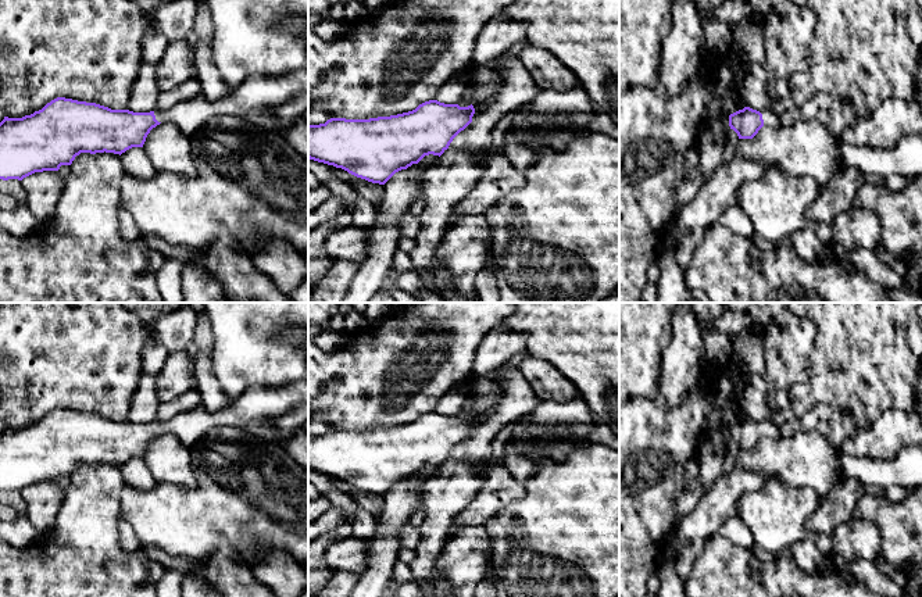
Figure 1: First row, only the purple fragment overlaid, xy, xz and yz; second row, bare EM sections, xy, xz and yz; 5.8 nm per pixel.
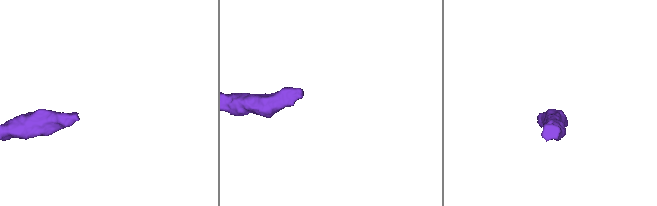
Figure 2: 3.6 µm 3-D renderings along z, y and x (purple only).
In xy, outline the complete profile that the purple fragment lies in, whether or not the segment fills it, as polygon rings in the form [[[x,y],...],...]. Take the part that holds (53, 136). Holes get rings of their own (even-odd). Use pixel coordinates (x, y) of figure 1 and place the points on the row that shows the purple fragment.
[[[308,46],[305,51],[307,65],[301,69],[287,72],[285,75],[251,75],[237,87],[219,100],[208,100],[203,93],[196,97],[181,101],[165,111],[133,112],[129,110],[111,110],[108,107],[78,101],[65,97],[57,97],[47,103],[42,110],[22,118],[8,118],[0,122],[0,179],[18,179],[43,171],[58,171],[61,165],[71,165],[76,155],[81,153],[114,153],[122,154],[132,147],[143,147],[147,135],[153,128],[162,121],[176,125],[185,135],[194,139],[196,132],[215,117],[243,117],[253,111],[264,111],[267,108],[282,106],[285,101],[299,93],[308,92]]]

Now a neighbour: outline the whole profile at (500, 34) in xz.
[[[500,14],[492,19],[476,37],[473,67],[489,67],[504,56],[515,43],[526,39],[528,25]]]

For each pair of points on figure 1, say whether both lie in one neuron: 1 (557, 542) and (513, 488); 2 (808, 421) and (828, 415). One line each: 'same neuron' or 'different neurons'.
1: different neurons
2: same neuron

